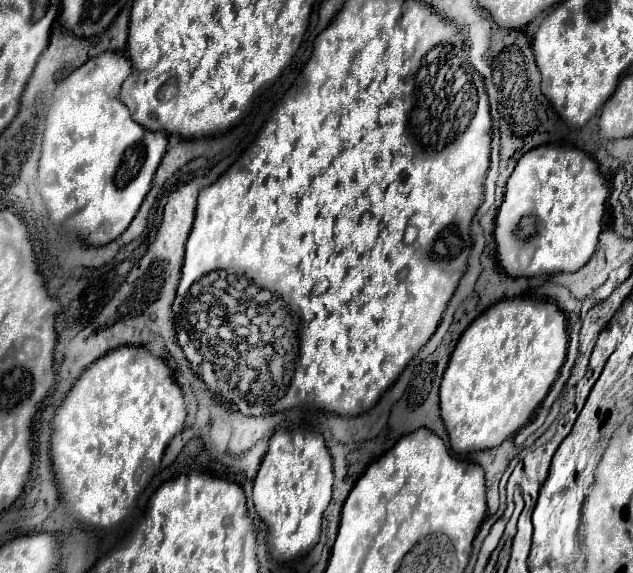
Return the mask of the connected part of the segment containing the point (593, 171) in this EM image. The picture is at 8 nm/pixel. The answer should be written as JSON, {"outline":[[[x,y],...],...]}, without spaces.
{"outline":[[[554,144],[537,146],[519,160],[495,216],[497,258],[509,276],[575,272],[591,258],[609,196],[607,182],[597,170],[597,162],[583,150]]]}

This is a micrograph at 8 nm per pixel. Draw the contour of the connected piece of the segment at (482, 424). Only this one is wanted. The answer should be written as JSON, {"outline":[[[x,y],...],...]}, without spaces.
{"outline":[[[511,298],[511,300],[501,300],[497,304],[493,304],[489,310],[485,310],[477,320],[471,322],[471,326],[461,334],[455,350],[453,350],[453,356],[451,356],[451,362],[445,370],[445,376],[443,376],[443,382],[441,382],[441,418],[445,422],[445,428],[449,432],[449,442],[451,442],[451,448],[459,454],[463,452],[473,452],[473,450],[487,450],[487,448],[495,448],[499,446],[505,438],[509,438],[511,434],[515,434],[517,430],[521,430],[529,418],[533,416],[535,408],[543,402],[543,398],[547,396],[551,384],[555,382],[557,374],[559,374],[559,368],[563,366],[565,362],[565,354],[567,354],[567,342],[569,342],[569,336],[567,336],[567,320],[565,320],[565,314],[559,310],[559,306],[555,302],[543,302],[543,300],[523,300],[523,298]]]}

